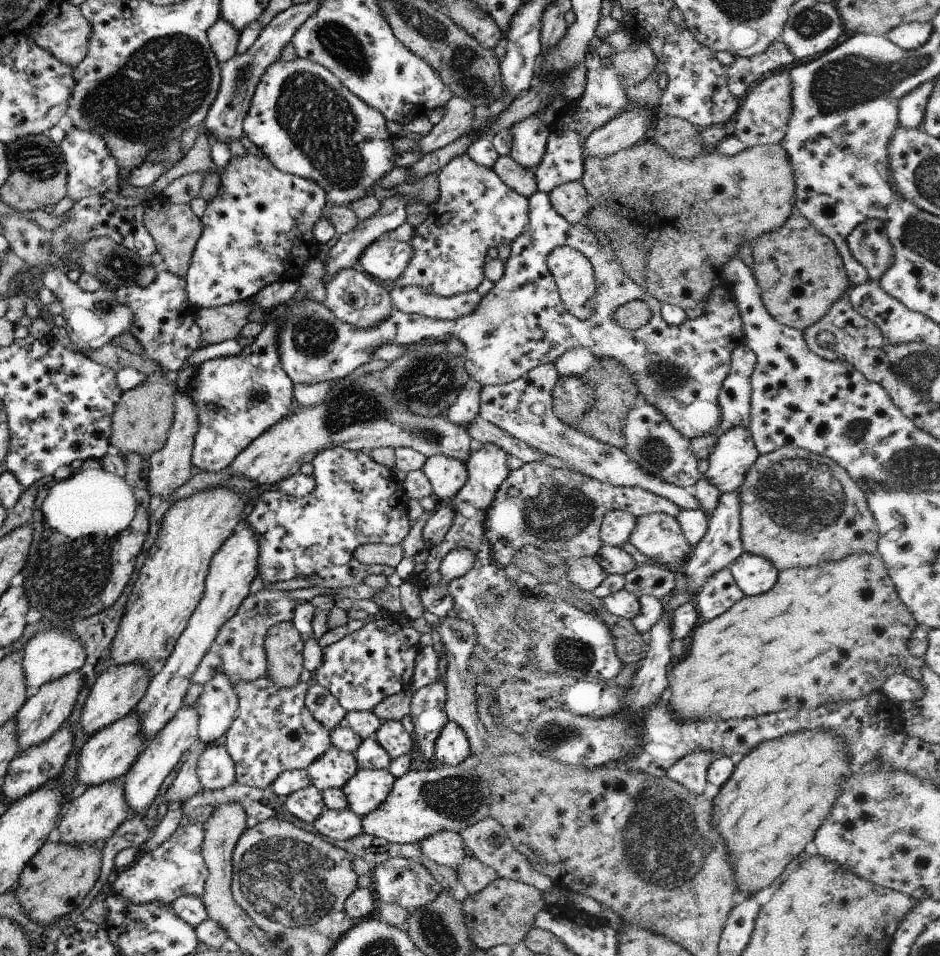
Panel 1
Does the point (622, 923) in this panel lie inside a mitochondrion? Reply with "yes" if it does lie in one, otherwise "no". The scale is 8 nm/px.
no

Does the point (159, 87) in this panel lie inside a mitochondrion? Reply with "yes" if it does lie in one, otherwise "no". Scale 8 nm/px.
yes

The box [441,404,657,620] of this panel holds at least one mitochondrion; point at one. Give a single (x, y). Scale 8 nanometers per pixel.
(555, 512)

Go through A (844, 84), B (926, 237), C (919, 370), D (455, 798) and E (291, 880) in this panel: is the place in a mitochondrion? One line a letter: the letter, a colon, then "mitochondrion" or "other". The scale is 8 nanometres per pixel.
A: mitochondrion
B: mitochondrion
C: mitochondrion
D: mitochondrion
E: mitochondrion

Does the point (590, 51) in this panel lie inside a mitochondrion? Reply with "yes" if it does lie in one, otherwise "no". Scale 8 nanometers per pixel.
no

